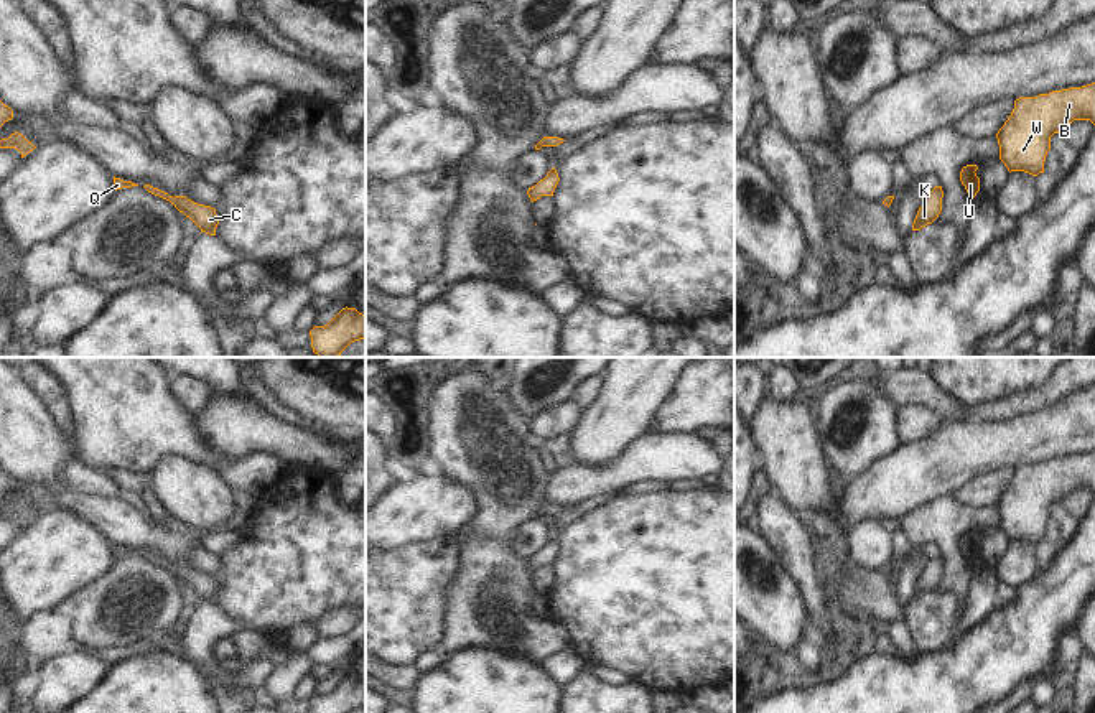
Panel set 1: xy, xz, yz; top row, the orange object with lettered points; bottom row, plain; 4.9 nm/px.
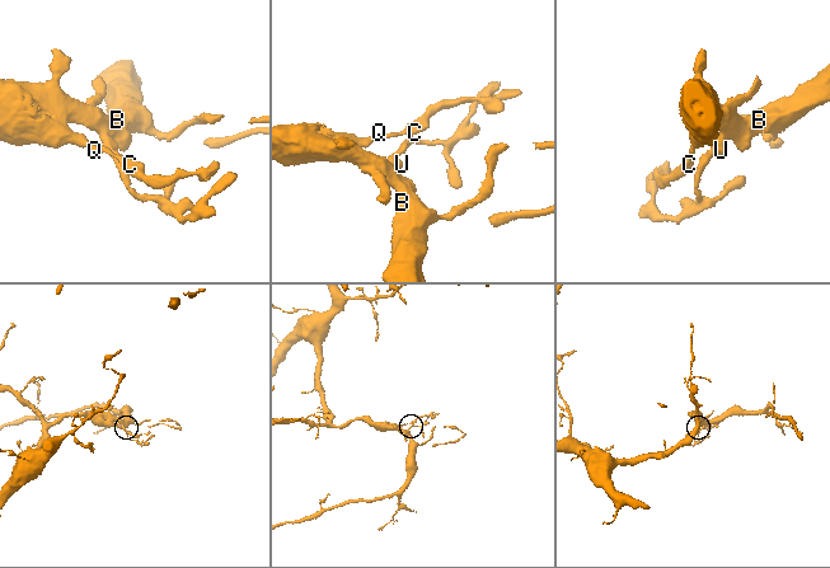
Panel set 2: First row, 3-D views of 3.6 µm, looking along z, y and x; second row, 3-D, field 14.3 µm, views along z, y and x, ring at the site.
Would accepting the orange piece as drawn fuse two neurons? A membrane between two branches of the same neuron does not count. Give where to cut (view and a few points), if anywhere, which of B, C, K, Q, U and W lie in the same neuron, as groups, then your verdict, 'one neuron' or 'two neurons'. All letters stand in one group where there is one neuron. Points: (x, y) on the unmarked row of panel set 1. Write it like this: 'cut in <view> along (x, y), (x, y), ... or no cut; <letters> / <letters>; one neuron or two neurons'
no cut; B C K Q U W; one neuron

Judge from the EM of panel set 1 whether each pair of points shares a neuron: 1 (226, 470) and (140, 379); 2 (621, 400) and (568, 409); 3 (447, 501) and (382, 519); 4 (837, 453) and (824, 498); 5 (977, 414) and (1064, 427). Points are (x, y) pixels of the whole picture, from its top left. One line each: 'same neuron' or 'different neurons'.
1: same neuron
2: different neurons
3: same neuron
4: different neurons
5: different neurons

